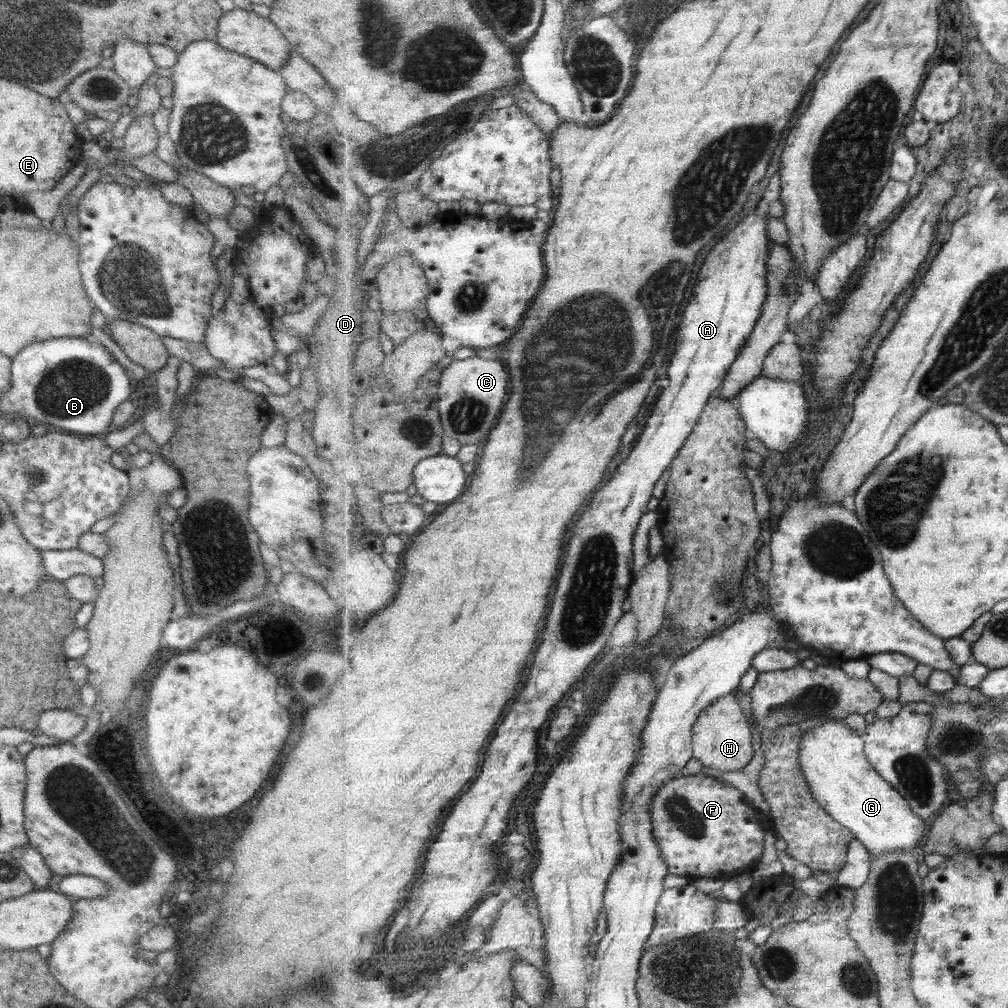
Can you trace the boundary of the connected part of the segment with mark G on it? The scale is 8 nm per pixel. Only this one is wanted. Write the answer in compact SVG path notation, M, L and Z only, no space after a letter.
M829 721L826 723L822 723L819 726L813 727L809 731L805 731L802 741L800 742L800 763L801 763L801 766L803 766L804 775L805 775L805 778L807 778L808 785L811 786L812 794L815 795L817 802L819 802L820 805L824 807L825 810L827 810L828 813L832 815L833 818L836 818L837 822L840 822L843 826L846 826L847 828L849 828L849 830L852 830L856 834L856 838L859 839L870 850L873 856L881 853L891 853L893 851L898 851L899 849L904 851L911 851L913 850L913 848L915 848L915 846L919 846L919 844L921 844L921 840L925 840L925 839L928 840L928 834L930 833L930 829L929 829L929 832L927 833L927 828L925 828L925 820L923 818L920 818L919 814L915 814L913 812L912 807L909 806L909 803L907 802L907 800L905 800L904 795L901 794L900 791L897 790L896 787L893 786L892 783L888 781L888 779L883 778L877 772L877 769L872 765L872 762L869 762L868 755L865 754L865 749L866 749L865 745L866 745L865 737L863 735L855 734L855 732L853 732L853 730L851 730L851 728L849 728L849 726L847 726L847 724L845 724L845 722L842 722L842 721L839 721L839 722Z

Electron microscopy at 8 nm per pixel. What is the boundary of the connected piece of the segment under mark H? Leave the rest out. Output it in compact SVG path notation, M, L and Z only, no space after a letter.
M736 693L718 698L707 709L703 709L692 730L694 757L703 766L729 772L741 770L753 758L753 730L754 722L745 716L744 707Z

